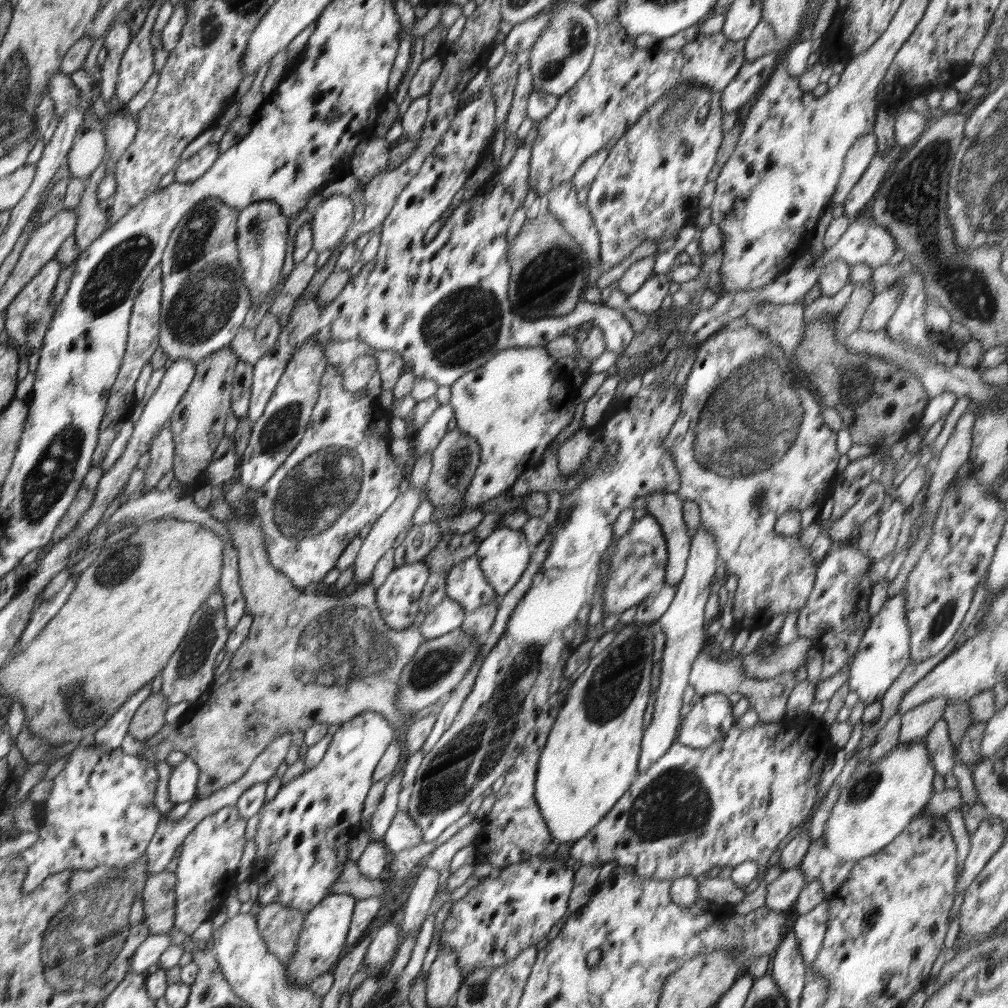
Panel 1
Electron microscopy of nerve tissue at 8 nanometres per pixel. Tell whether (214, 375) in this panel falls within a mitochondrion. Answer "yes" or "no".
no

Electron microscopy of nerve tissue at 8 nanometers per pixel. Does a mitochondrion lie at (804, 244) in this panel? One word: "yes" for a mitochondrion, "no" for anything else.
no

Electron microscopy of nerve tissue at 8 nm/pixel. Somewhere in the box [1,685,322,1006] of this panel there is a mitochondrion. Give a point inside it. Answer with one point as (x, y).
(91, 935)

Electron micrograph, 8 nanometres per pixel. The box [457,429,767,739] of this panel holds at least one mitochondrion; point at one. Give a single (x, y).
(612, 687)

